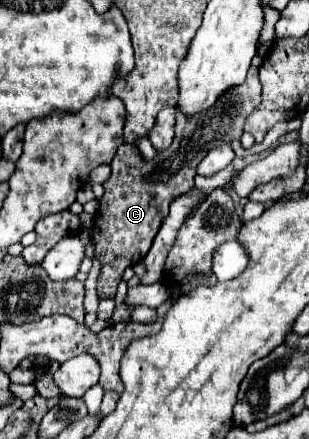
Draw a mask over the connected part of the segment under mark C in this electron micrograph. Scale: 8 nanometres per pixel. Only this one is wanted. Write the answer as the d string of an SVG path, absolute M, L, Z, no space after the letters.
M248 74L244 84L226 90L226 94L222 94L222 98L218 98L218 102L214 102L214 106L210 106L210 110L198 112L198 114L194 114L190 118L186 118L186 114L182 114L182 110L176 110L178 122L176 122L174 142L172 142L172 146L168 150L158 152L158 156L154 160L148 162L148 160L140 158L136 146L132 146L132 144L122 144L118 148L118 152L116 152L112 164L110 164L112 174L104 182L106 192L104 192L102 200L100 200L100 210L94 216L94 232L92 232L92 242L94 242L94 248L96 248L96 256L100 258L100 264L102 264L102 272L98 276L98 294L100 294L100 298L104 298L102 294L116 294L116 288L118 288L118 284L122 280L122 272L128 266L134 266L134 264L142 262L142 258L146 256L146 252L152 246L152 240L154 240L162 220L168 214L170 202L176 196L188 192L194 186L194 176L196 176L198 162L216 144L220 144L220 142L230 144L232 140L240 138L242 132L244 132L242 128L244 128L246 118L250 116L250 112L258 104L260 104L260 80L258 80L258 74Z

